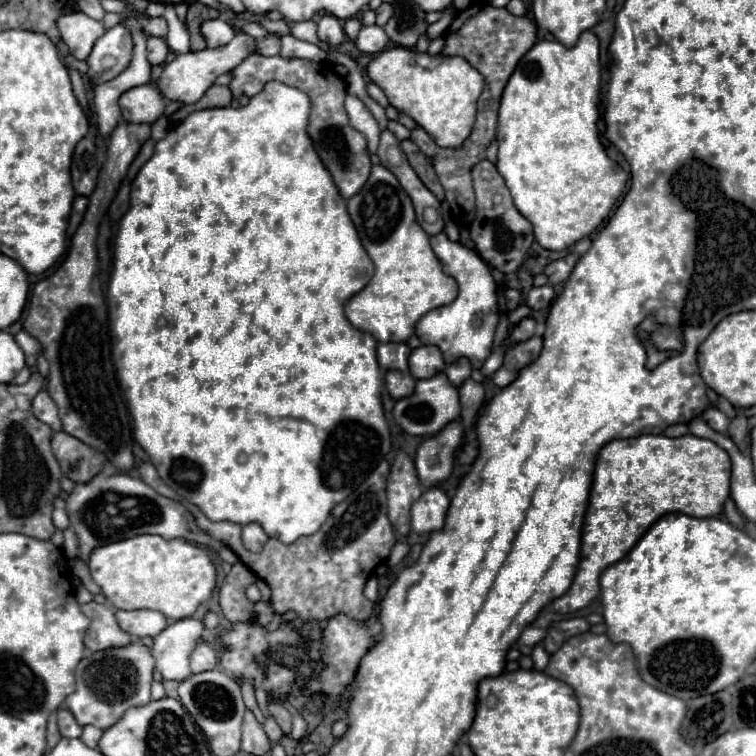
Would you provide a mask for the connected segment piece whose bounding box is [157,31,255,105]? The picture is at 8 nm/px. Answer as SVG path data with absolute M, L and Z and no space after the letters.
M237 31L235 37L225 45L225 47L215 47L215 49L203 49L203 51L191 51L191 53L183 53L177 55L177 59L173 59L165 71L161 73L157 87L161 91L161 95L169 101L183 101L187 103L195 103L203 97L203 93L213 85L213 81L223 75L233 71L239 63L243 63L249 55L255 53L255 39L251 35L247 35L245 31Z

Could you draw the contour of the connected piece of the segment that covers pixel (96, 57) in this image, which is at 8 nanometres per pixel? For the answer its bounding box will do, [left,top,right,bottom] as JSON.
[87,25,133,85]

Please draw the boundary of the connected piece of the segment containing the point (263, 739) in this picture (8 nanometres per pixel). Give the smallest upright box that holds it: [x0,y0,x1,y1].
[241,709,271,755]

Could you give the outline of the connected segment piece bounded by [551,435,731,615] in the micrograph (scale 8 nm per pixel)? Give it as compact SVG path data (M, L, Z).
M641 435L633 439L615 439L607 443L595 461L593 483L589 493L589 507L583 525L583 543L581 543L581 561L575 573L575 579L565 595L555 599L551 605L557 613L573 613L587 607L599 595L599 577L601 573L623 559L627 551L645 535L645 531L665 513L685 513L691 517L715 517L725 499L729 497L729 477L731 461L729 455L715 445L711 439L701 439L695 435L683 435L677 439L665 435Z

